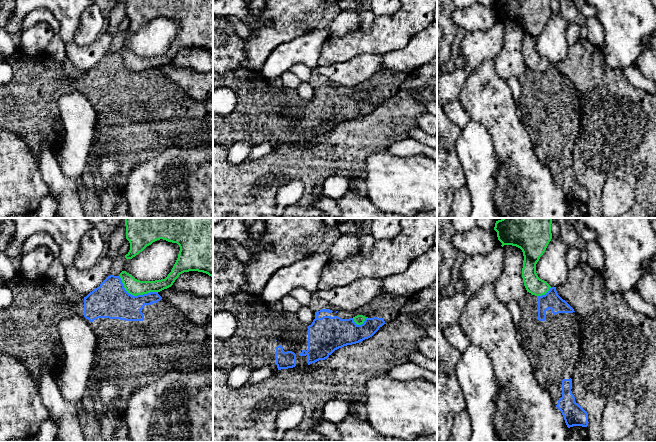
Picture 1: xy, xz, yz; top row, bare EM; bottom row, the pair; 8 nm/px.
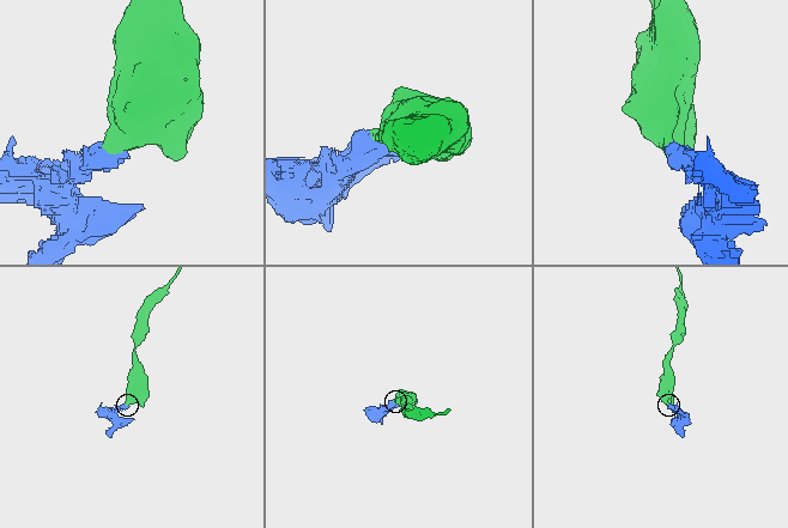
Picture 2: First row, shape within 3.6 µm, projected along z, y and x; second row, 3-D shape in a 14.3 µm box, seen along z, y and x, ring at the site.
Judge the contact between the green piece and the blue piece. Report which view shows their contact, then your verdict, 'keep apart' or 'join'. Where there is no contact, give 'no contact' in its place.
contact in xy; keep apart

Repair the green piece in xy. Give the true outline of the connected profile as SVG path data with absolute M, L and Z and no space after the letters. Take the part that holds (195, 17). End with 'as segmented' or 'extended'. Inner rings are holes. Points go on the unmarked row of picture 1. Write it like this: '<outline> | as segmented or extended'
M125 0L126 15L130 19L130 26L125 31L132 35L153 18L163 15L177 19L180 23L178 34L165 55L155 57L140 57L126 47L120 49L120 54L125 66L133 71L143 71L150 68L160 68L173 61L180 50L189 47L198 47L208 50L213 54L213 0Z | as segmented

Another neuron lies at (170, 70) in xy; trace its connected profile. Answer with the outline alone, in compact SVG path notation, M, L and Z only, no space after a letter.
M172 62L158 70L194 100L206 99L213 93L213 71L200 73L187 67L176 66Z

